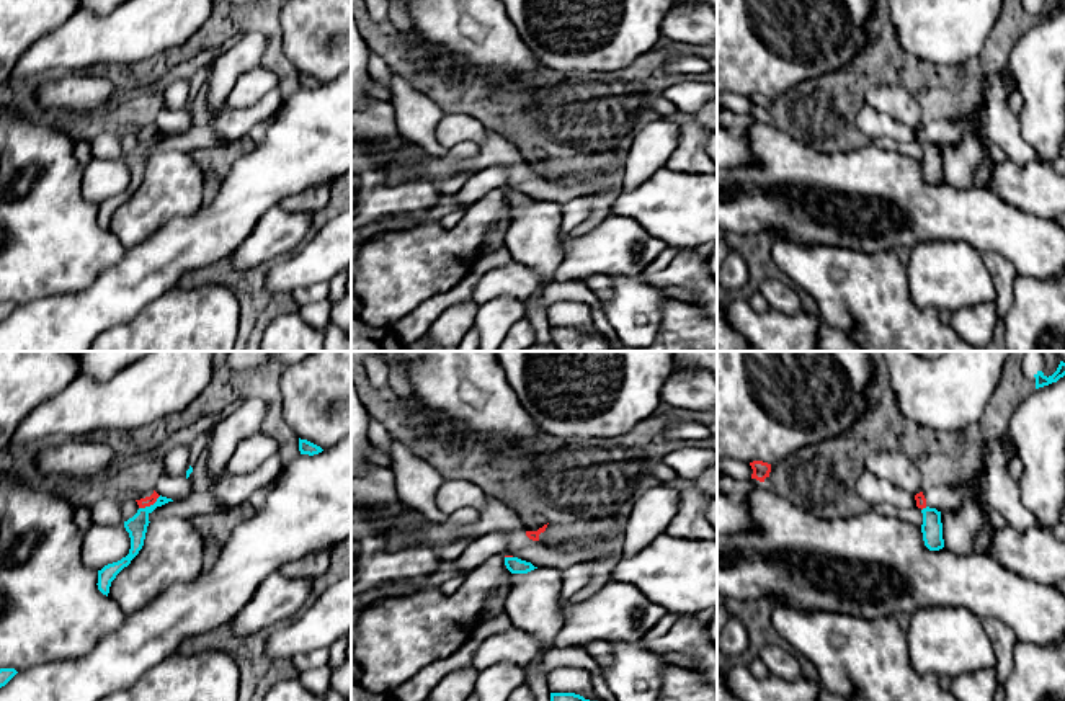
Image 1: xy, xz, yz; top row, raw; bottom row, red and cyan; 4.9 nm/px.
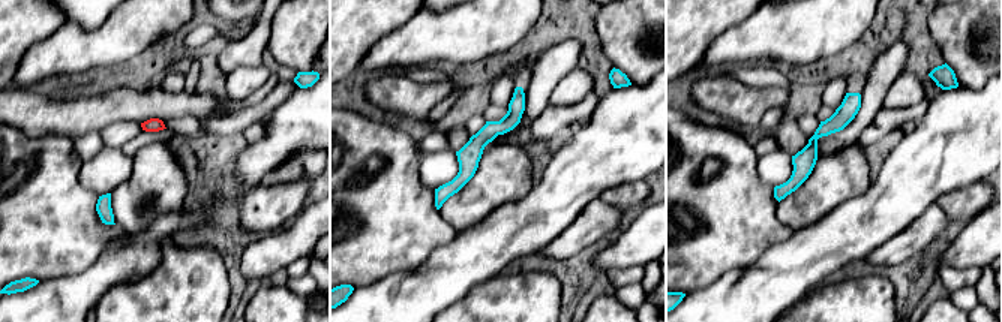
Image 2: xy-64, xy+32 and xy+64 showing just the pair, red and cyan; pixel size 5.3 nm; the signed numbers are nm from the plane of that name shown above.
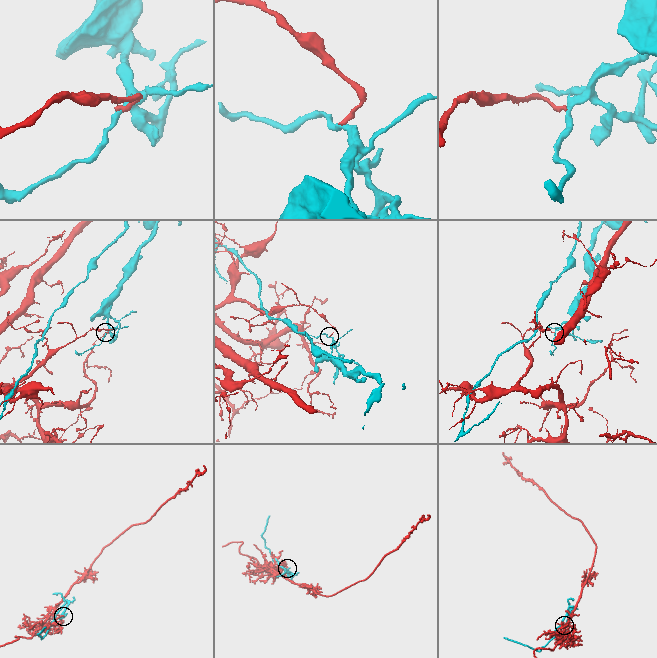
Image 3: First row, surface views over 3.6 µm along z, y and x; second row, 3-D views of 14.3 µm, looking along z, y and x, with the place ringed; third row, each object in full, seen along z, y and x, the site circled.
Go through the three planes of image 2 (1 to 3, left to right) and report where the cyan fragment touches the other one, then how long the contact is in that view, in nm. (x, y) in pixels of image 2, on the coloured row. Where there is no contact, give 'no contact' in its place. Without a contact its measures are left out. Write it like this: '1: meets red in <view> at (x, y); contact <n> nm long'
1: no contact
2: no contact
3: no contact

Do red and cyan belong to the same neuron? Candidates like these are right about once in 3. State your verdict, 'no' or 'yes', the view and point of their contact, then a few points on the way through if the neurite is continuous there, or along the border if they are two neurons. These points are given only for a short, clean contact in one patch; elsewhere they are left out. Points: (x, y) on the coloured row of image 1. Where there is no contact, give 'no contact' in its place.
no; meets red in xy at (149, 505)

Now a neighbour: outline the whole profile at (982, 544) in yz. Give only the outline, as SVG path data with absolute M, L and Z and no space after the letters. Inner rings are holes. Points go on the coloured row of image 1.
M985 526L978 531L974 541L974 551L978 554L991 554L991 528Z

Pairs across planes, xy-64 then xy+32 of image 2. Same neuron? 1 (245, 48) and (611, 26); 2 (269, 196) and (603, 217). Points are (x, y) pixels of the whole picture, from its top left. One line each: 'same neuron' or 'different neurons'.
1: different neurons
2: same neuron

